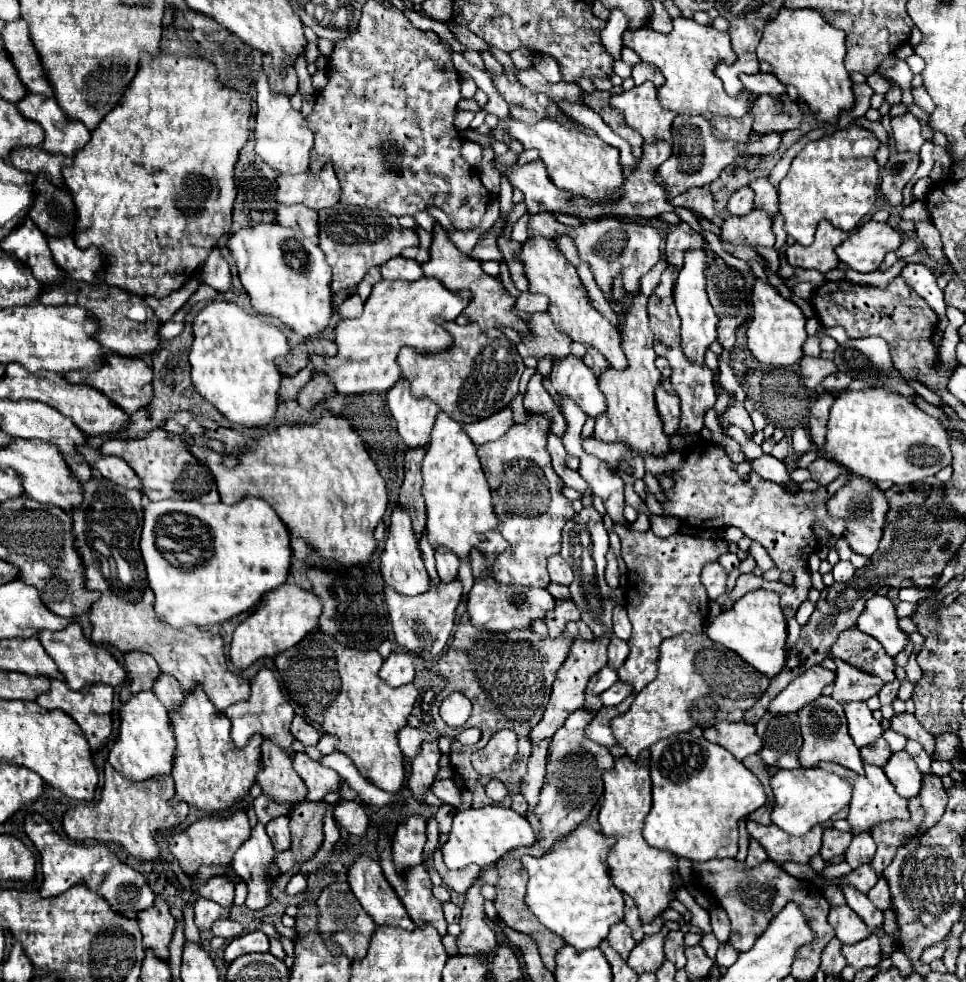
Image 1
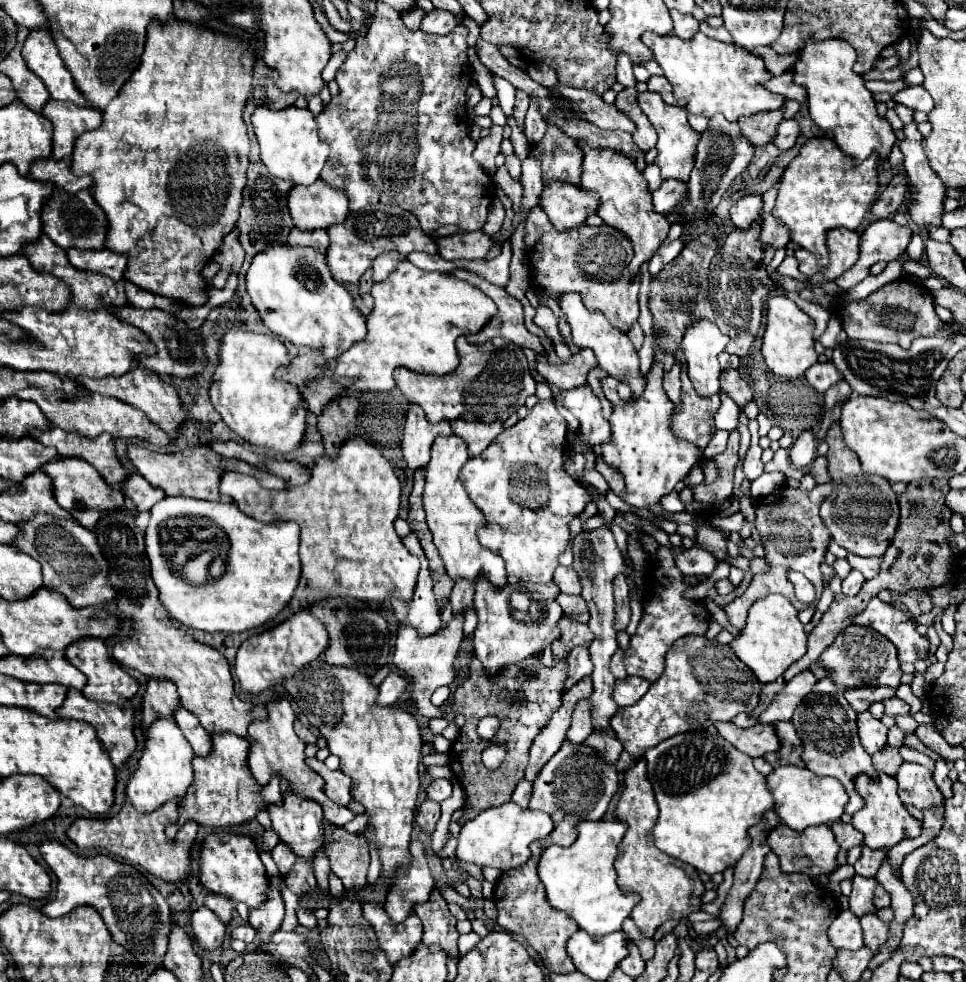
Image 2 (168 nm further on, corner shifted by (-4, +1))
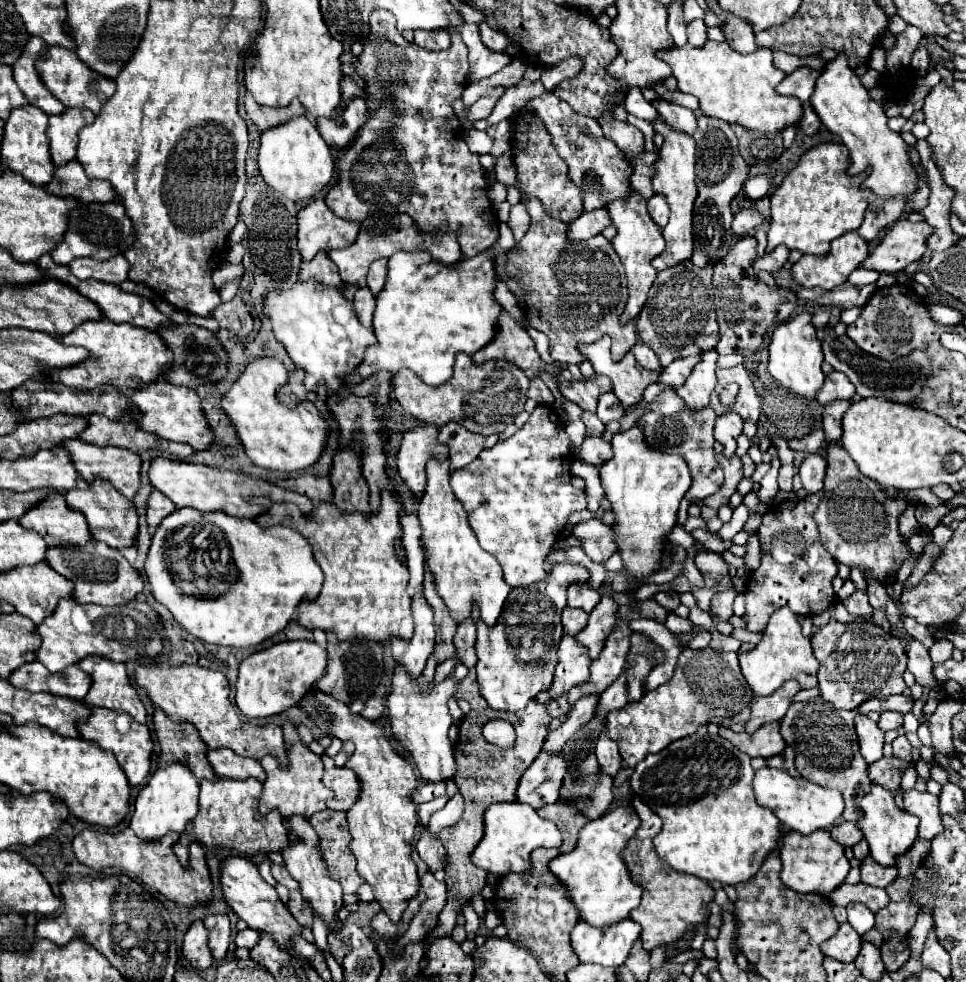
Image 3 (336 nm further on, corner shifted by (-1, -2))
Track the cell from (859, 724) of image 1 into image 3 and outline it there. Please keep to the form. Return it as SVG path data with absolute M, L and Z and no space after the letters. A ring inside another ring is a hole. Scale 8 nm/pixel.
M865 714L855 716L855 728L859 736L861 756L867 764L877 762L883 756L883 732L879 730L877 722L869 720Z

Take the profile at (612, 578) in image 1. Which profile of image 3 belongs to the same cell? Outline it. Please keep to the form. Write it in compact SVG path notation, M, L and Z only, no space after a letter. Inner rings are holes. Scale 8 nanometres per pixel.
M603 594L601 602L589 614L589 622L587 622L585 630L581 630L577 634L577 642L581 642L581 646L585 646L589 650L591 660L597 660L599 652L603 650L605 638L609 636L609 632L613 630L617 620L619 620L617 618L617 604L613 602L611 594Z

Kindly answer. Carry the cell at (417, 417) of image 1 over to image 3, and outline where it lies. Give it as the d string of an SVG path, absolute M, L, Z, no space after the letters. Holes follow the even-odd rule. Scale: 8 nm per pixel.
M417 426L403 436L397 454L397 468L399 468L399 476L405 480L417 502L425 492L425 484L427 484L425 466L433 456L437 456L439 460L447 458L447 446L443 448L437 442L437 428Z

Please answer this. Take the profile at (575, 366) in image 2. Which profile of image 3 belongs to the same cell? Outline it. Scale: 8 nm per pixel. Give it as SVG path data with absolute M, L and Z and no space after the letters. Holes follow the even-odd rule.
M597 376L593 380L583 380L583 382L571 380L567 384L559 384L559 390L561 390L561 394L567 400L575 402L581 410L595 412L597 410L597 398L599 398L599 394L609 392L611 390L611 382L605 376Z

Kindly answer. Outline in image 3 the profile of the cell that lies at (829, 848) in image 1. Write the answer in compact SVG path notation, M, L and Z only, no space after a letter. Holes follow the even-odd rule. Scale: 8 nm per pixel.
M843 822L841 826L831 828L831 838L841 846L855 846L863 838L863 834L857 822Z

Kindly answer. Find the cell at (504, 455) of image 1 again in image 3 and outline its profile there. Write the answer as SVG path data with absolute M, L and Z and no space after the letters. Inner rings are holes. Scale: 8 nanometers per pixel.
M537 406L527 424L517 430L509 440L497 442L491 450L483 450L469 466L451 474L451 488L463 504L469 526L473 528L481 548L497 558L505 572L505 582L511 588L529 586L545 576L543 562L557 544L567 516L587 508L587 496L571 484L573 452L565 434L565 424L551 406Z

